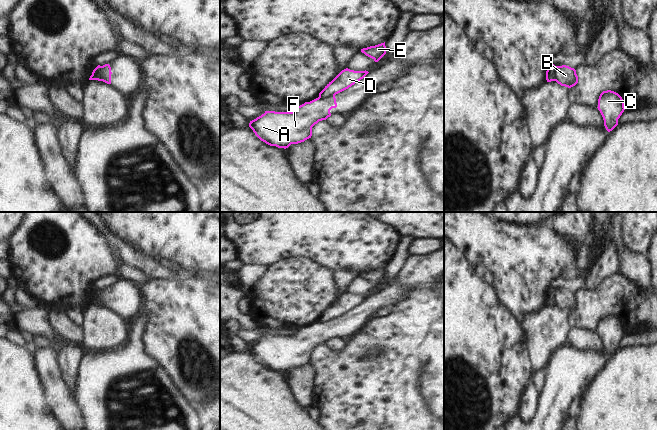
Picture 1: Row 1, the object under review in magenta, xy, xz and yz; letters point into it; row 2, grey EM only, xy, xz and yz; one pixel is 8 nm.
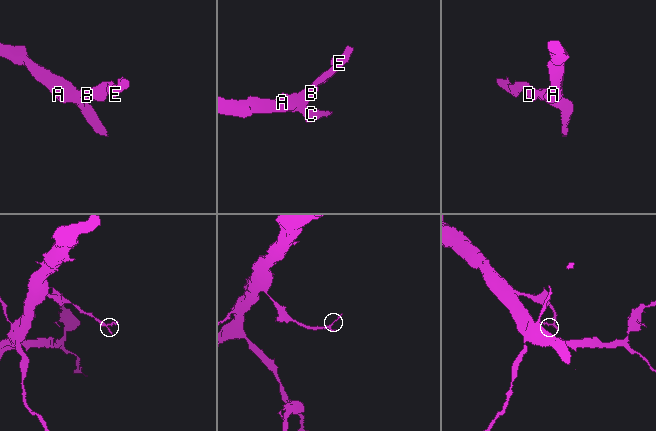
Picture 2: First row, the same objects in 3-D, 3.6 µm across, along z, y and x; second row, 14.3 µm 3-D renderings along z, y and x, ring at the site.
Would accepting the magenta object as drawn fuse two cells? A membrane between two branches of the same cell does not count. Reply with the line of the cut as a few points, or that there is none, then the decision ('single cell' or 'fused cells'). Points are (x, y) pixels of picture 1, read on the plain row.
xy (102, 290), (95, 303) | fused cells

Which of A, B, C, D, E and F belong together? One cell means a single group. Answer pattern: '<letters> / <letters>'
A B C F / D E

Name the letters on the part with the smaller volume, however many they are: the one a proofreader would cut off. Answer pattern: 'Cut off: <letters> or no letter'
Cut off: D, E

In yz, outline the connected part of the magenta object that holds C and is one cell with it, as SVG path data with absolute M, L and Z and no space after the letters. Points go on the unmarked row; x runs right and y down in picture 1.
M611 314L603 315L600 318L597 332L603 341L604 350L608 356L618 349L618 343L625 334L622 321Z

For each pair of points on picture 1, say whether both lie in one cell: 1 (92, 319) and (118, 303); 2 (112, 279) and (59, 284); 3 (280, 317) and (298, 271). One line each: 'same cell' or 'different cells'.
1: different cells
2: different cells
3: same cell

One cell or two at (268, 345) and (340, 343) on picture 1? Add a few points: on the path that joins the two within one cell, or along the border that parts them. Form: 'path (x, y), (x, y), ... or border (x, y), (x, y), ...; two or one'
border (342, 337), (330, 339), (325, 343); two

